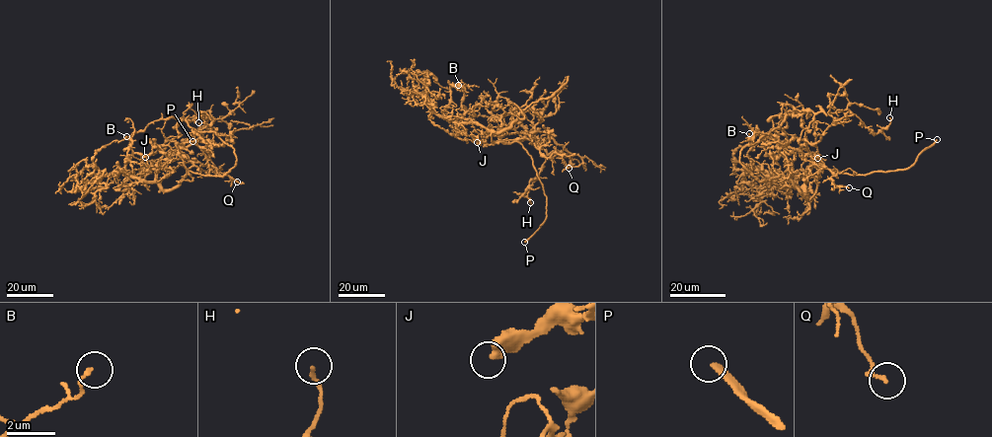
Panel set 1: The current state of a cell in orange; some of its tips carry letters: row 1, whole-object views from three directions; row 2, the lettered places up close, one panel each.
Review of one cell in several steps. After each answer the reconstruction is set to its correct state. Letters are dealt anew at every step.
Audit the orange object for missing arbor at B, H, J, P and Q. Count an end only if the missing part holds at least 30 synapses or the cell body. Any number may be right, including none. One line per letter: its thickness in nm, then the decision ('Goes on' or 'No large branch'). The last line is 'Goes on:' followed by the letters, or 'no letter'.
B: Thickness 160 nm. No large branch
H: Thickness 160 nm. No large branch
J: Thickness 480 nm. No large branch
P: Thickness 260 nm. Goes on
Q: Thickness 160 nm. No large branch
Goes on: P

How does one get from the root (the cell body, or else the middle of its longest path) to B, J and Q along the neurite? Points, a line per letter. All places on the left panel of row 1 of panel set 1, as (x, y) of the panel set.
B: (199, 174), (189, 171), (177, 185), (168, 189), (123, 173), (103, 175), (94, 167), (94, 154), (126, 136)
J: (199, 174), (223, 176), (237, 157), (214, 131), (196, 131), (185, 119), (177, 124), (179, 136), (145, 157)
Q: (199, 174), (189, 171), (168, 189), (157, 179), (157, 172), (168, 161), (188, 159), (237, 182)

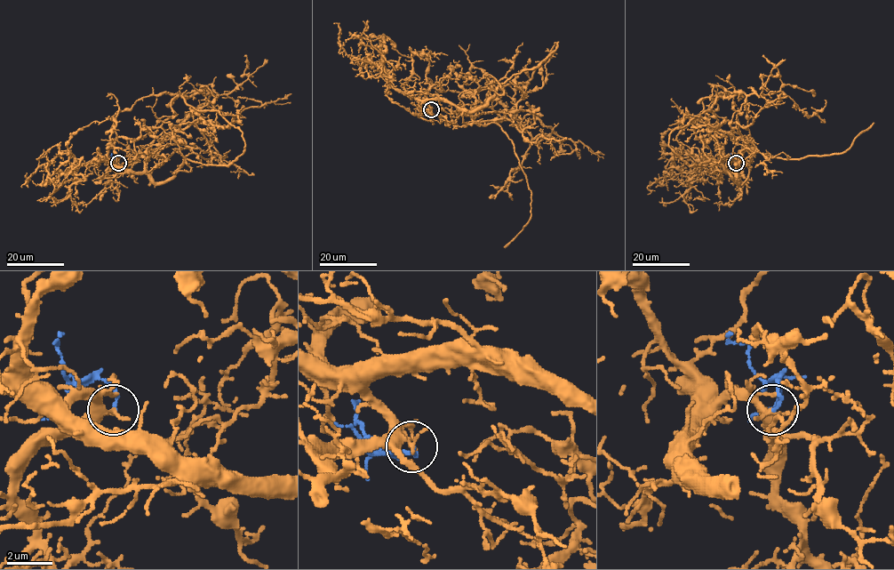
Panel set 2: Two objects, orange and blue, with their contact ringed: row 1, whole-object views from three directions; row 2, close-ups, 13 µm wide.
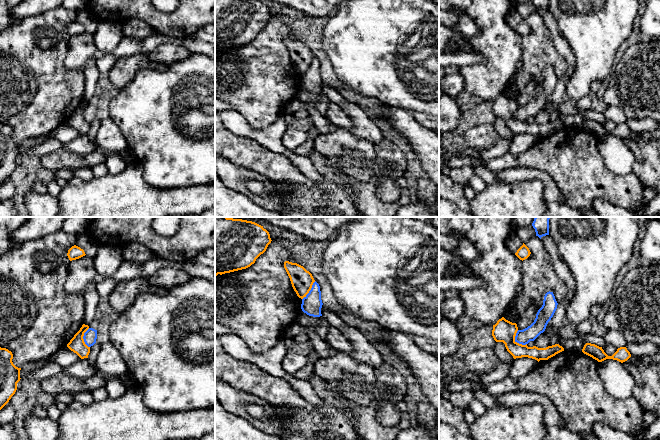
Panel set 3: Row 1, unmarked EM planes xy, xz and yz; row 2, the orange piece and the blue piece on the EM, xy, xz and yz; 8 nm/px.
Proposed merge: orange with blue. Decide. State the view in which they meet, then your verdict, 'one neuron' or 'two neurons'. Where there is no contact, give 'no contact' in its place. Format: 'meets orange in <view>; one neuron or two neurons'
meets orange in yz; two neurons

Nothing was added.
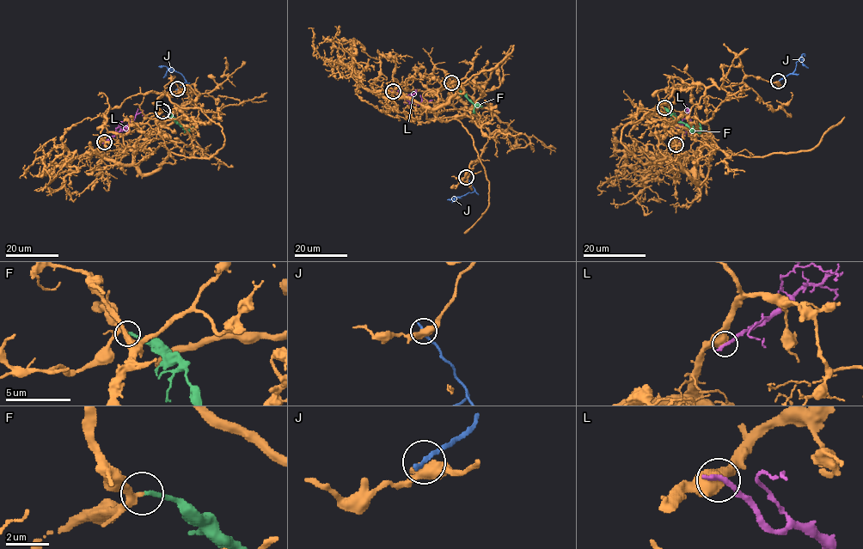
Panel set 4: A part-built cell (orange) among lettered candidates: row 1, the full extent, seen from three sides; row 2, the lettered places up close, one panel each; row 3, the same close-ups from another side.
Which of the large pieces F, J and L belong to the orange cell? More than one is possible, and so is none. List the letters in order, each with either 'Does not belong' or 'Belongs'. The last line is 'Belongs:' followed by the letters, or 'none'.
F: Belongs
J: Does not belong
L: Does not belong
Belongs: F

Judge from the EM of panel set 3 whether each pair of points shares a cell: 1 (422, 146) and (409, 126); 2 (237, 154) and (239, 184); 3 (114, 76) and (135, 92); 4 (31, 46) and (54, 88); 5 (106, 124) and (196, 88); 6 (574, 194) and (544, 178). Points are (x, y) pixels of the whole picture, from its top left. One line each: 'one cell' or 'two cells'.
1: one cell
2: two cells
3: two cells
4: one cell
5: two cells
6: two cells

